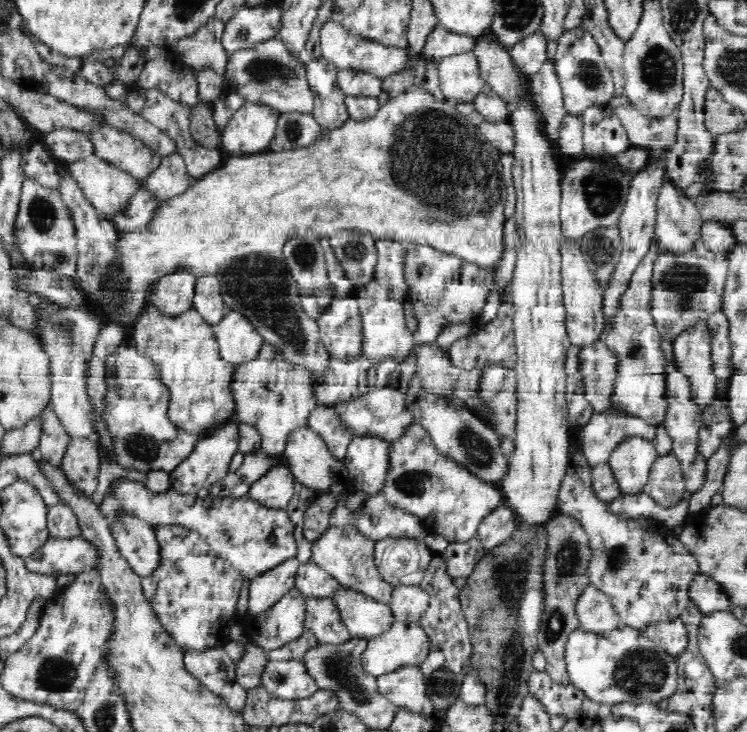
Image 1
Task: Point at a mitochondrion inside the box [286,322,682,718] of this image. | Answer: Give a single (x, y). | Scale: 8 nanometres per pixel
(640, 670)

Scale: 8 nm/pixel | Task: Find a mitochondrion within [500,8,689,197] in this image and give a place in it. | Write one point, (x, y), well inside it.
(657, 67)

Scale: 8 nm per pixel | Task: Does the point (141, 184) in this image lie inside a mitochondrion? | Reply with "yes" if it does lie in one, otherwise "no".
no

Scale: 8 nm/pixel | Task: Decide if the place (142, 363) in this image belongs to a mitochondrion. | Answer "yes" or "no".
no

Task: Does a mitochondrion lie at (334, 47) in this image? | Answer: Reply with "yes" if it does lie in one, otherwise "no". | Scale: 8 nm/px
no

